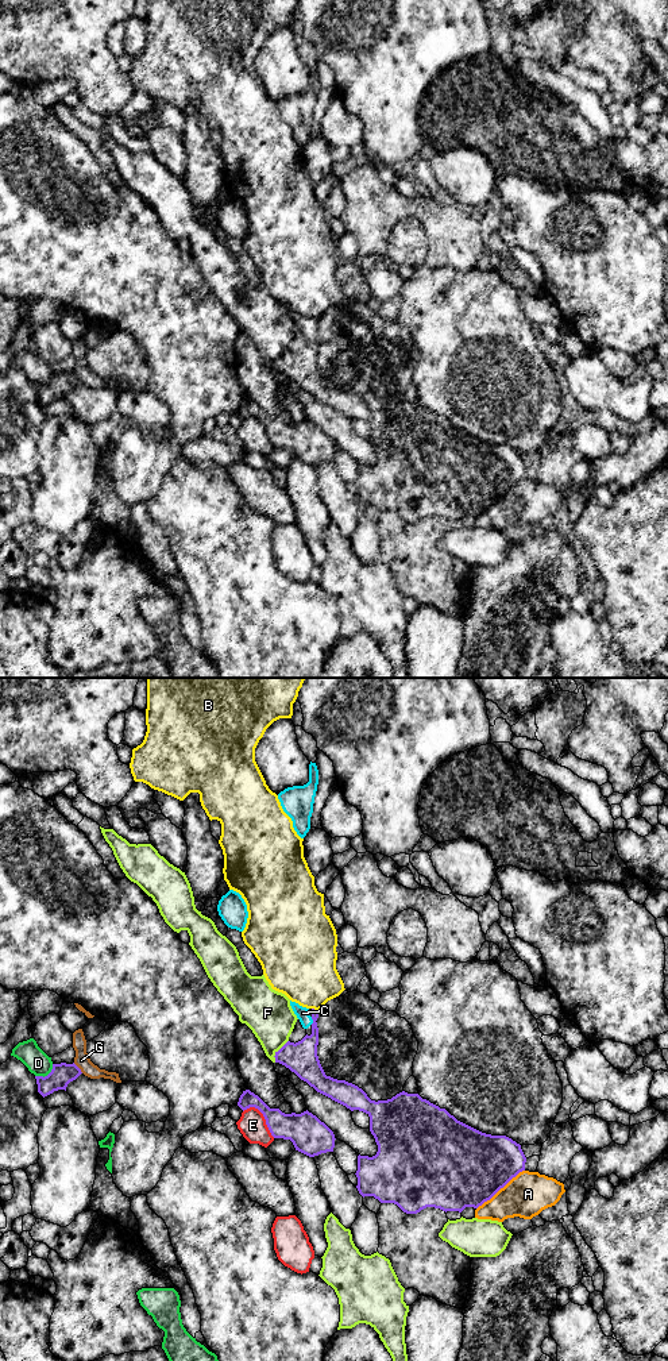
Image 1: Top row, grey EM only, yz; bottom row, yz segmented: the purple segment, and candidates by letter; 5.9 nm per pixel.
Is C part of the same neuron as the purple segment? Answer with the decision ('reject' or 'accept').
accept

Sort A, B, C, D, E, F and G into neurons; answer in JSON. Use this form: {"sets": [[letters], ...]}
{"sets": [["A"], ["B"], ["C"], ["D"], ["E"], ["F"], ["G"]]}

